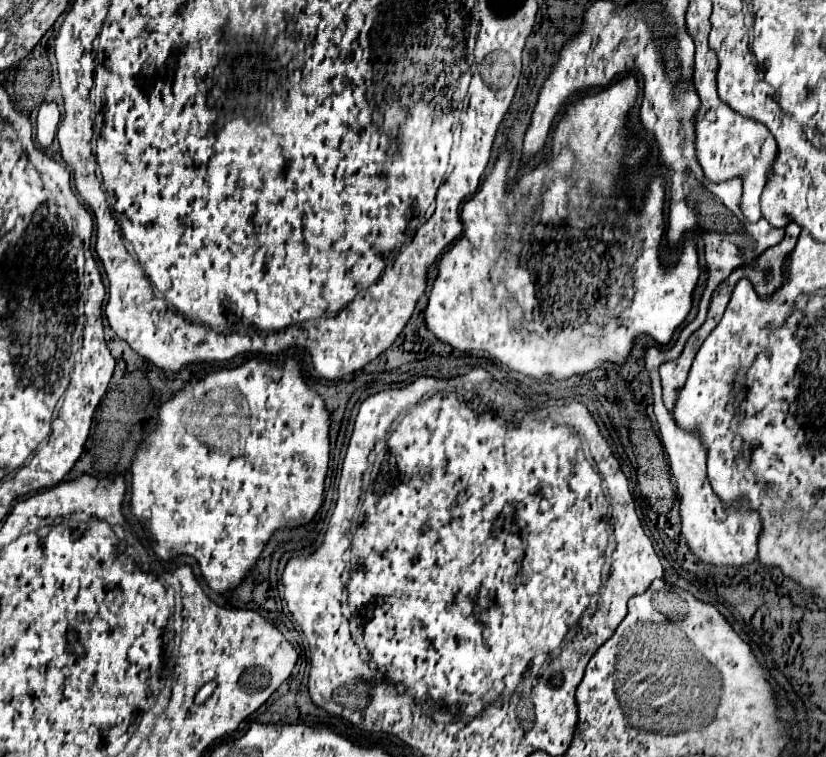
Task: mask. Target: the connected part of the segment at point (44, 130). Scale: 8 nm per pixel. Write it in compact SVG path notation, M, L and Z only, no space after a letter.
M43 103L37 117L37 141L41 147L49 147L55 139L59 125L59 107L57 103Z

